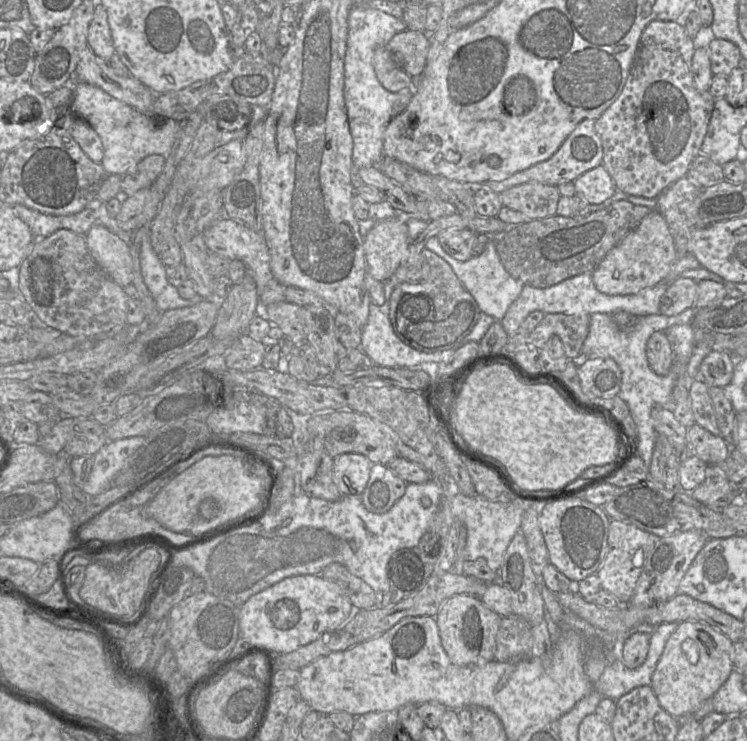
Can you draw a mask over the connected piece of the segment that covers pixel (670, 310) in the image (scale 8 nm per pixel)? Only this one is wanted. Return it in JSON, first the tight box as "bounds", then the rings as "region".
{"bounds":[660,277,697,316],"region":[[[678,277],[673,280],[660,302],[660,312],[665,316],[676,316],[694,308],[697,298],[697,282],[691,278]]]}

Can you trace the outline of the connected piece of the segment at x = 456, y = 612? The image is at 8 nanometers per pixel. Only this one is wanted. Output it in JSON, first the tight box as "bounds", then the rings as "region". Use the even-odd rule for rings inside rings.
{"bounds":[434,594,502,666],"region":[[[469,594],[454,595],[443,603],[434,618],[441,644],[454,664],[467,666],[495,660],[496,635],[502,616],[490,610],[479,598]]]}

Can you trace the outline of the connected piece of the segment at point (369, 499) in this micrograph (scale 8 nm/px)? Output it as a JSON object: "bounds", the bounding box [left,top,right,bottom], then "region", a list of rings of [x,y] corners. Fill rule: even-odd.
{"bounds":[360,464,406,514],"region":[[[373,464],[360,499],[369,511],[383,514],[404,495],[406,485],[387,465]]]}

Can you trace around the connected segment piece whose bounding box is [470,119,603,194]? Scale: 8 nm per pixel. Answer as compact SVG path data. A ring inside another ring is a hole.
M585 119L581 121L576 128L566 137L558 149L547 159L537 164L517 172L502 181L486 181L481 182L484 187L470 186L473 191L490 188L493 192L500 194L501 192L524 183L538 182L548 185L558 185L561 182L576 180L585 172L602 165L603 147L601 139L595 130L595 120Z

